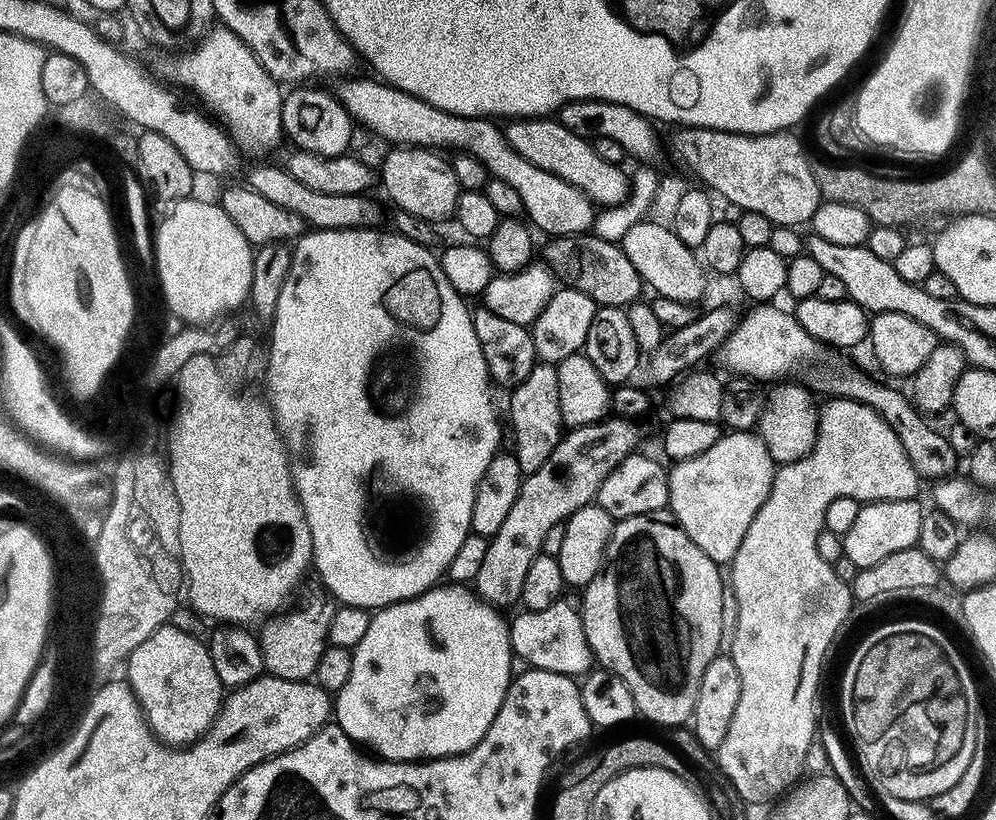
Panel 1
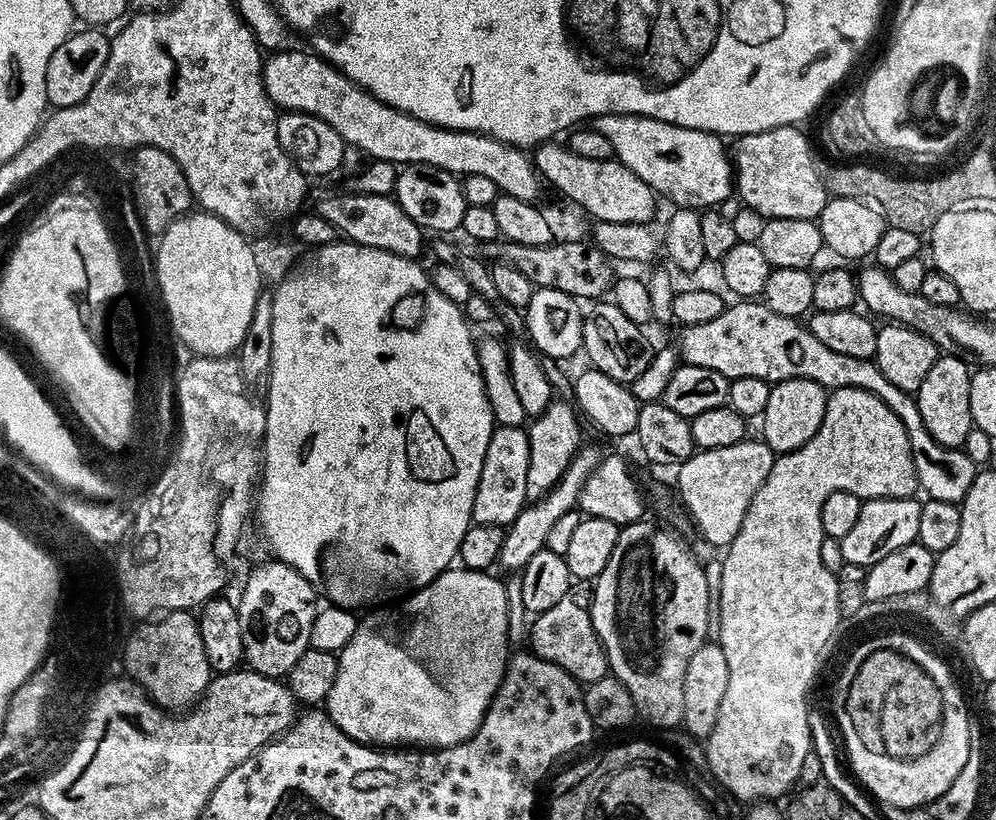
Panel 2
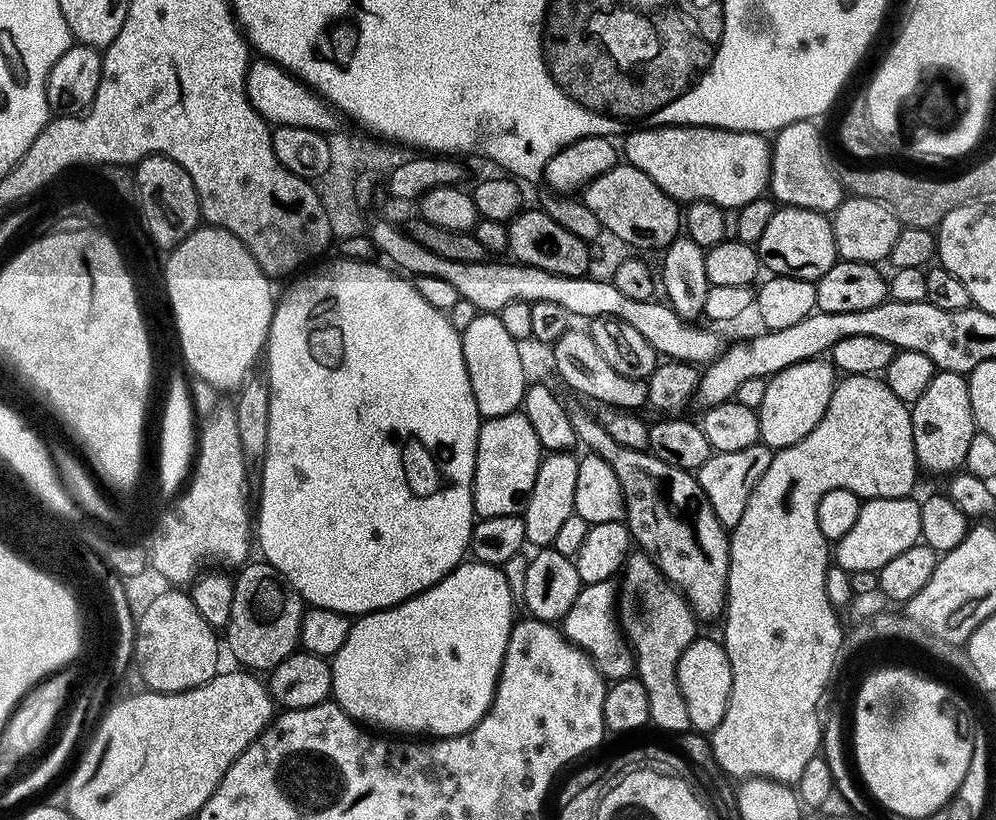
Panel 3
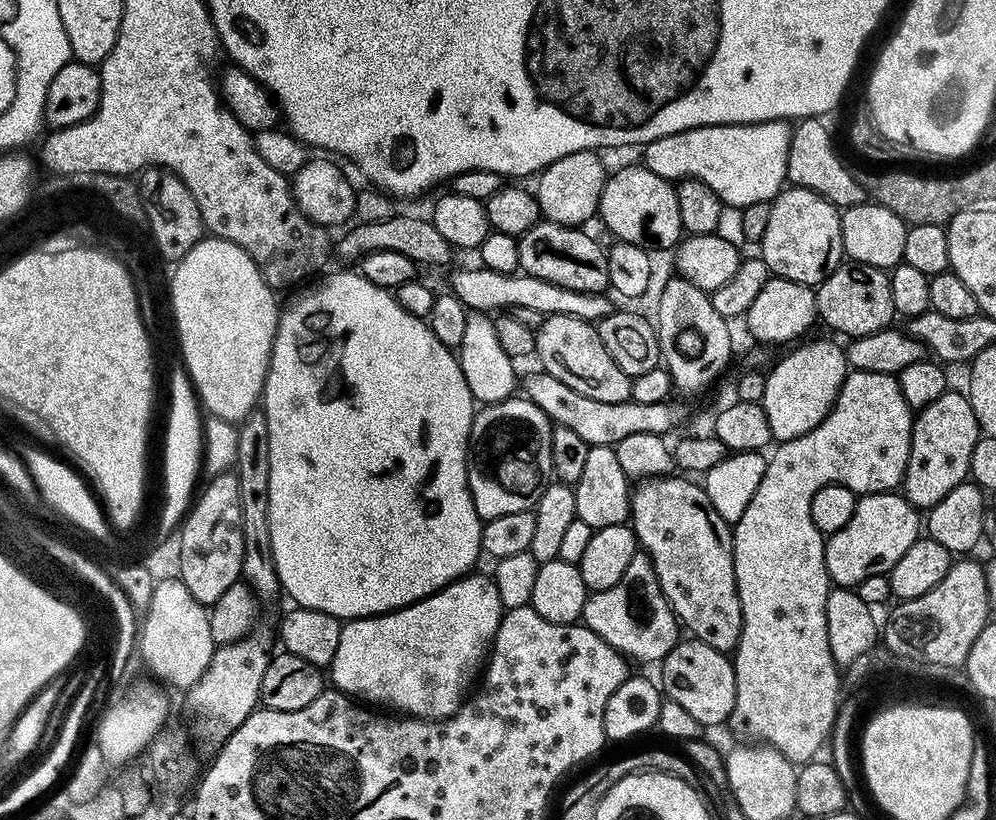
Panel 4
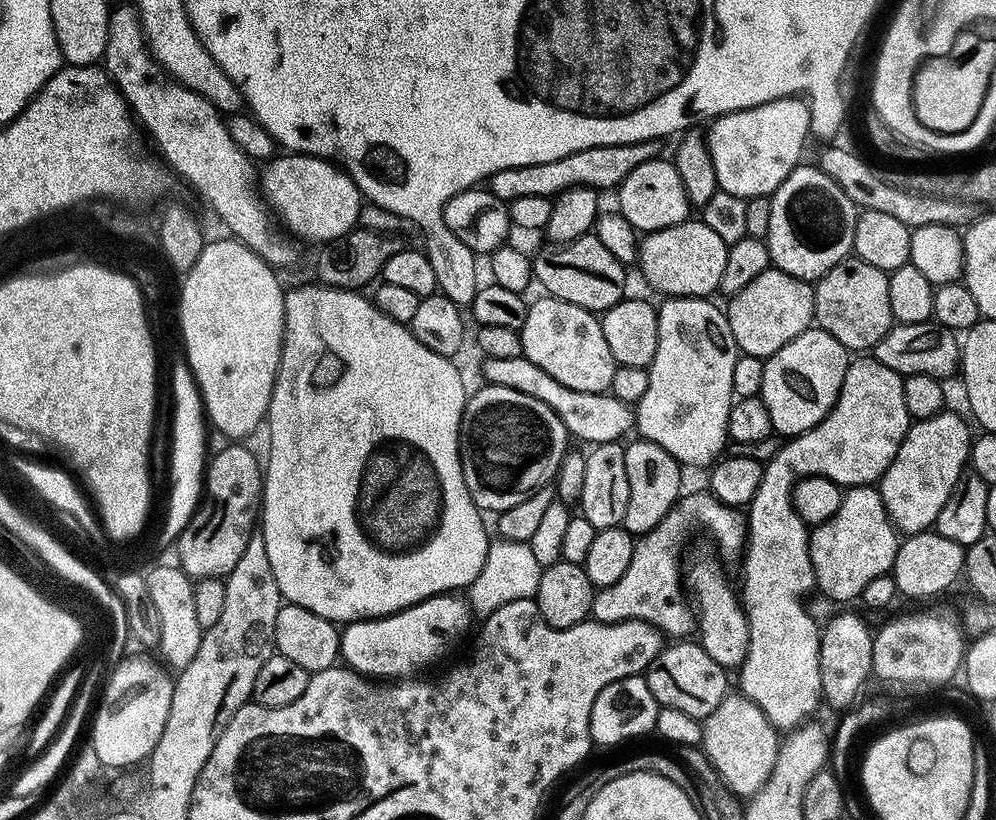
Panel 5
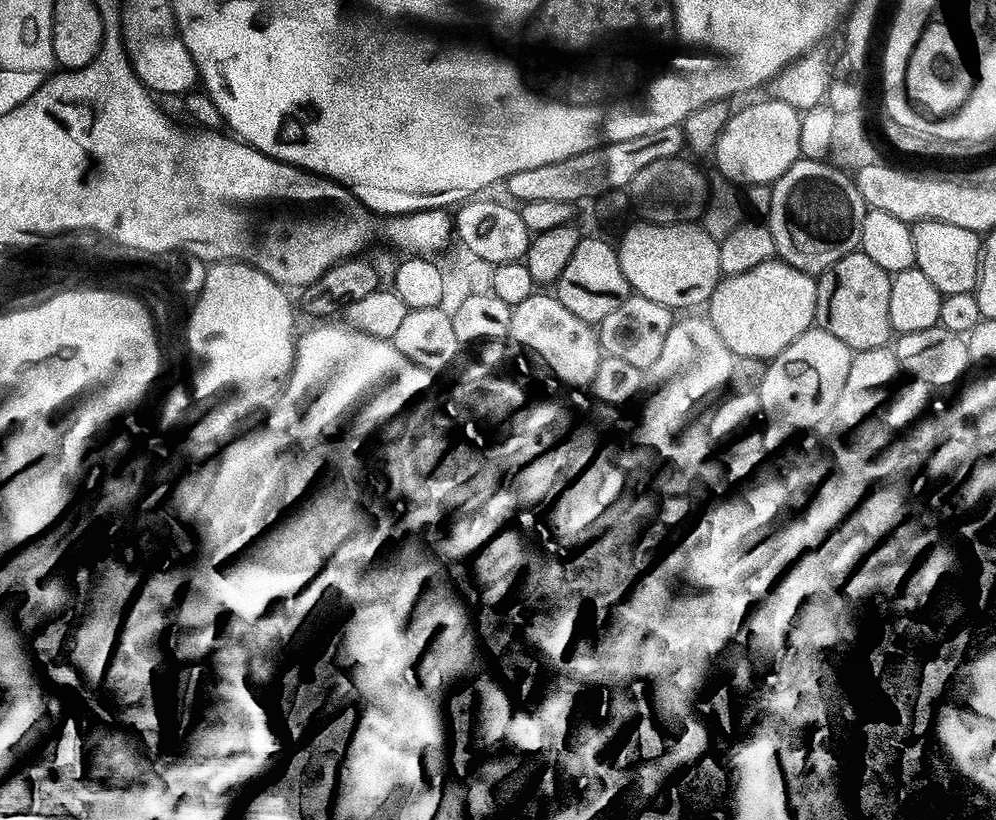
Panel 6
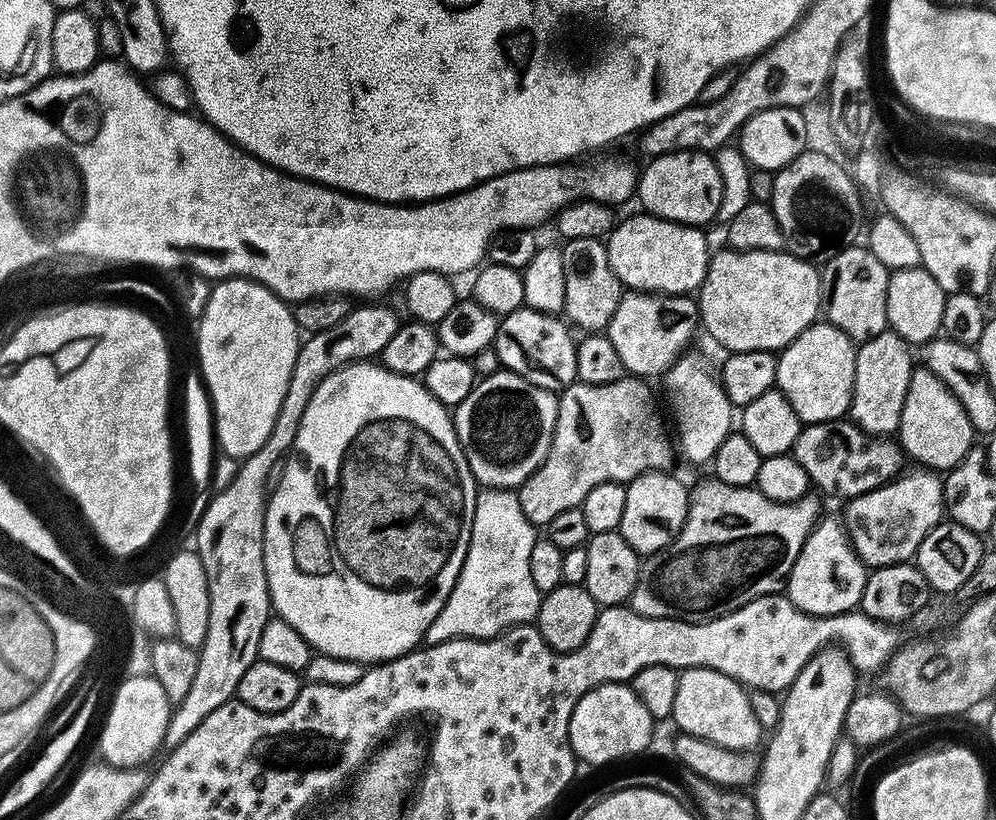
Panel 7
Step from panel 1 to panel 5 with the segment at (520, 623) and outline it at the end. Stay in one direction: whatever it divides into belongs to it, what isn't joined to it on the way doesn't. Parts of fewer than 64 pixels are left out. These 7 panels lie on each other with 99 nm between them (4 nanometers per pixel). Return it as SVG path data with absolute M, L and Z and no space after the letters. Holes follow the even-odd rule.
M708 490L692 492L689 496L688 493L681 495L680 499L676 501L676 506L666 514L666 518L662 518L662 522L658 522L658 526L654 530L644 533L636 540L632 561L630 566L626 566L626 574L622 574L622 578L618 578L618 582L614 582L614 586L601 588L593 595L591 619L603 624L617 624L623 620L641 620L659 628L665 637L687 637L684 635L697 627L697 617L690 607L690 600L686 595L685 585L682 583L682 568L680 572L680 551L683 550L684 543L688 540L688 527L691 524L701 524L702 527L708 528L709 534L716 539L721 554L728 560L739 561L746 548L746 520L741 513L739 516L736 512L739 511L735 507L723 504Z

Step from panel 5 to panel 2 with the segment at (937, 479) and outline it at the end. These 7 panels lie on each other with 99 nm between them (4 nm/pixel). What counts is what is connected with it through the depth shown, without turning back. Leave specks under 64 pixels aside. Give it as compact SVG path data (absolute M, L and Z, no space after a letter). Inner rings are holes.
M941 354L930 369L930 374L926 374L922 386L914 394L918 414L922 414L926 430L930 430L932 437L947 448L960 448L974 426L970 414L972 372L968 368L969 361L960 359L964 358L956 354Z

